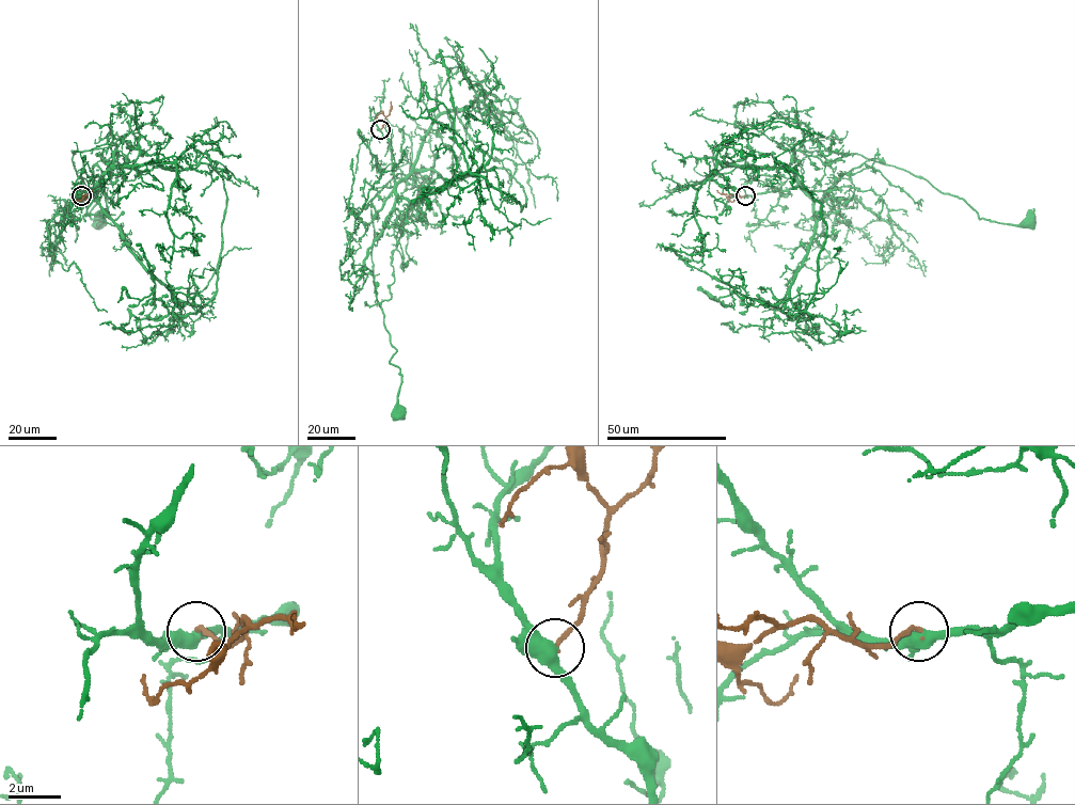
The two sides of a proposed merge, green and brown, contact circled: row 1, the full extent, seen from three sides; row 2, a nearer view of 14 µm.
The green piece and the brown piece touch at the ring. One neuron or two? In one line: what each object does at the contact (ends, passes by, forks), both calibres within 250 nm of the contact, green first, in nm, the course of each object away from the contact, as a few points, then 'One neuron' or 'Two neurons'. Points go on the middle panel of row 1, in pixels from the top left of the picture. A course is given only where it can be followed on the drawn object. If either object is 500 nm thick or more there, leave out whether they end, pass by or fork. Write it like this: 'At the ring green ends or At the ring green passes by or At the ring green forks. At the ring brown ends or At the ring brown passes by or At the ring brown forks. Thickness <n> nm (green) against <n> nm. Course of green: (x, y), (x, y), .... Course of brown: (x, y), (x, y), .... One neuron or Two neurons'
Thickness 500 nm (green) against 180 nm. Course of green: (380, 129), (393, 179), (412, 176), (397, 174), (372, 201), (397, 413). Course of brown: (380, 129), (390, 113), (391, 101). One neuron

